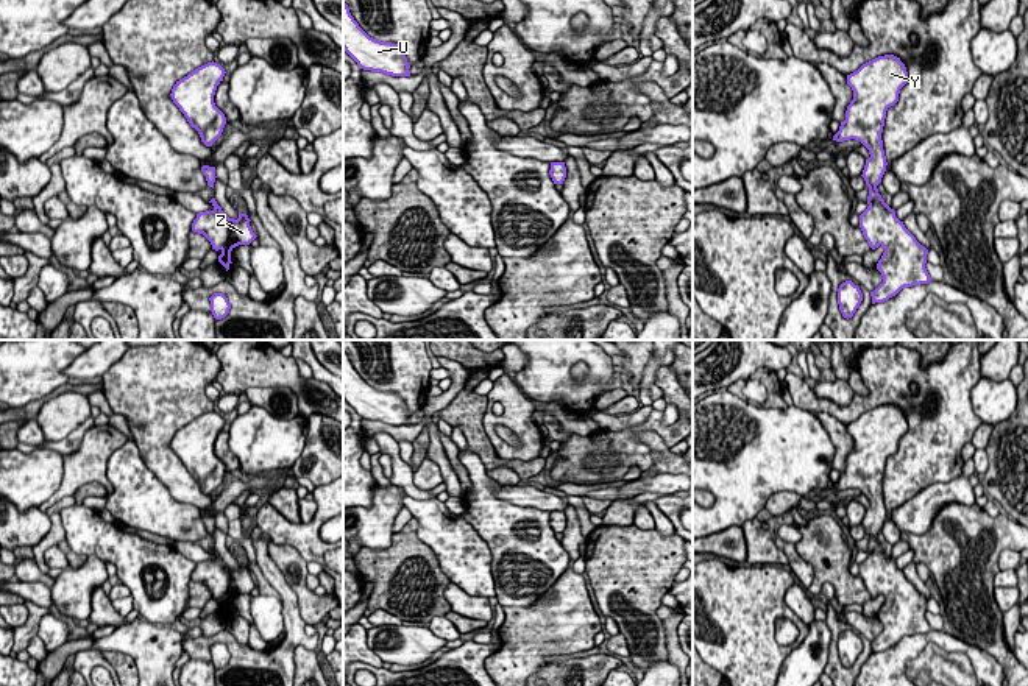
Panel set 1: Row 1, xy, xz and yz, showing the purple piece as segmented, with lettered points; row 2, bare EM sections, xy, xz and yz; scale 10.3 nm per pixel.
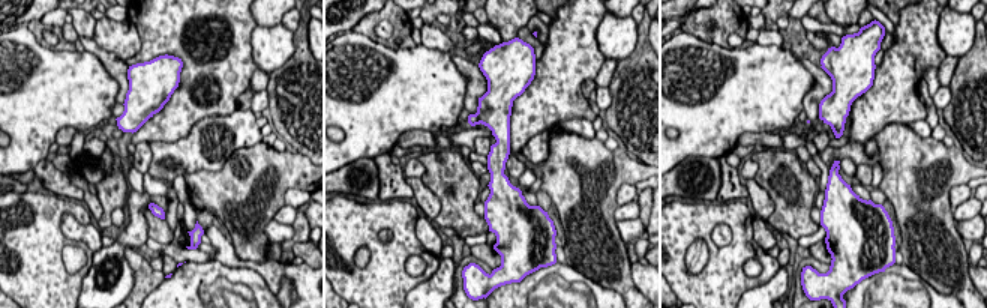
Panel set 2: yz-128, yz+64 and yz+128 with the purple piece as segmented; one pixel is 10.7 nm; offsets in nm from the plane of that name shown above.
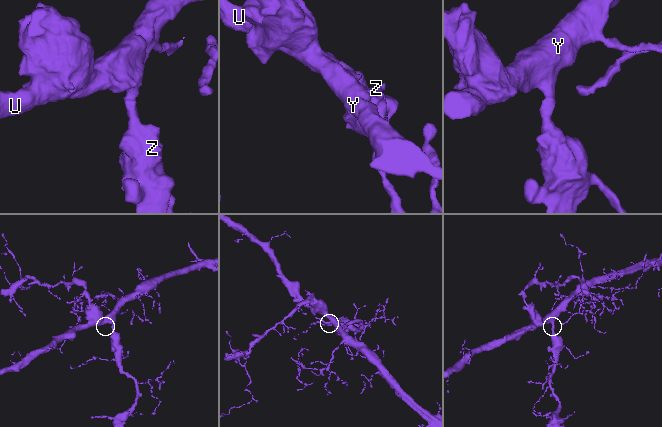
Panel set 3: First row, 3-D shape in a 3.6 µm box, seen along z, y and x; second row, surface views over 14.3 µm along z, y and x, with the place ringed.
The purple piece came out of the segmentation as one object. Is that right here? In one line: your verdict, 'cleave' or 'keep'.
cleave

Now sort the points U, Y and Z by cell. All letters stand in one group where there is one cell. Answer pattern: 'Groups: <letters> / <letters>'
Groups: U Y / Z

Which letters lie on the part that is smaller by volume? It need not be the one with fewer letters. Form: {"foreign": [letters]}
{"foreign": ["Z"]}

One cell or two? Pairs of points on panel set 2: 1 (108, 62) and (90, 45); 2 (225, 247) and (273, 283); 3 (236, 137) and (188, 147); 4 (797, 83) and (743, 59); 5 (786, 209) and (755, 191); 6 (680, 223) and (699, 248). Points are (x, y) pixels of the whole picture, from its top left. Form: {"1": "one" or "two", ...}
{"1": "one", "2": "one", "3": "one", "4": "one", "5": "two", "6": "two"}

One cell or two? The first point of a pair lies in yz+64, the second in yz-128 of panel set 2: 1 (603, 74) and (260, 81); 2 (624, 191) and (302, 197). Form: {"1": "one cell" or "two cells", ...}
{"1": "one cell", "2": "one cell"}

